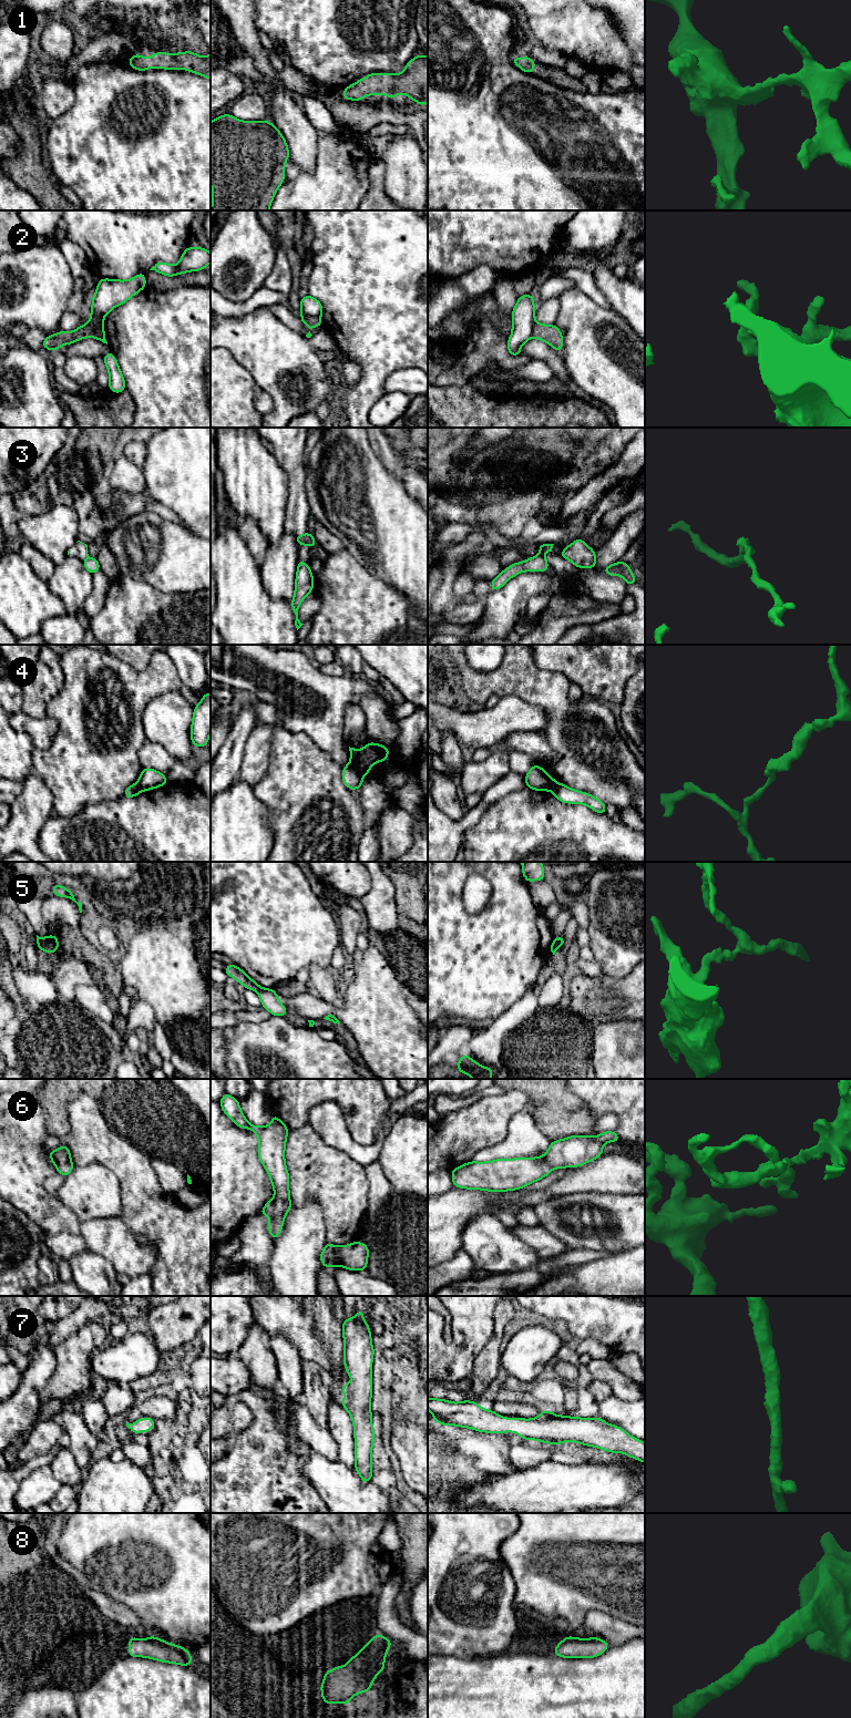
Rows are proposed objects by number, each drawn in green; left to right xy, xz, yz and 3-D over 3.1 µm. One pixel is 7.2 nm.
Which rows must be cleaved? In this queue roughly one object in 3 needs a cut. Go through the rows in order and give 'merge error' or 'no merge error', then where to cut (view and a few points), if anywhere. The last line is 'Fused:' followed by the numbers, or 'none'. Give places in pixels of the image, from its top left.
1: no merge error; no cut
2: merge error; cut in xy along (88, 322), (99, 330), (98, 337)
3: merge error; cut in yz along (540, 553), (543, 554)
4: merge error; cut in xz along (350, 762), (362, 777)
5: merge error; cut in xz along (262, 988), (257, 991)
6: merge error; cut in xz along (274, 1197), (289, 1202)
7: no merge error; no cut
8: no merge error; no cut
Fused: 2, 3, 4, 5, 6

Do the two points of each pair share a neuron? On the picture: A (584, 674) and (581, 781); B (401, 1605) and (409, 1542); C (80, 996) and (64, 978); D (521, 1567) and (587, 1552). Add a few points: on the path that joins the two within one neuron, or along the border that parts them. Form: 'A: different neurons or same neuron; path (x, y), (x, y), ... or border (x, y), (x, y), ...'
A: different neurons; border (584, 695), (592, 696), (606, 705)
B: same neuron; path (408, 1590), (411, 1582), (411, 1557)
C: different neurons; border (94, 985), (79, 985), (75, 988), (73, 1001)
D: same neuron; path (537, 1567), (557, 1567), (571, 1554)

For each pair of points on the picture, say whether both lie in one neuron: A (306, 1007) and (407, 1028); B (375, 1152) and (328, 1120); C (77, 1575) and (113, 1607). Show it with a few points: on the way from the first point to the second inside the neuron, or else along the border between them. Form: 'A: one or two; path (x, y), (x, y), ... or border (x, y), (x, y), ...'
A: one; path (331, 1010), (339, 1014), (375, 1014), (381, 1020)
B: one; path (362, 1152), (357, 1152), (337, 1132)
C: two; border (81, 1586), (88, 1586), (103, 1593)

